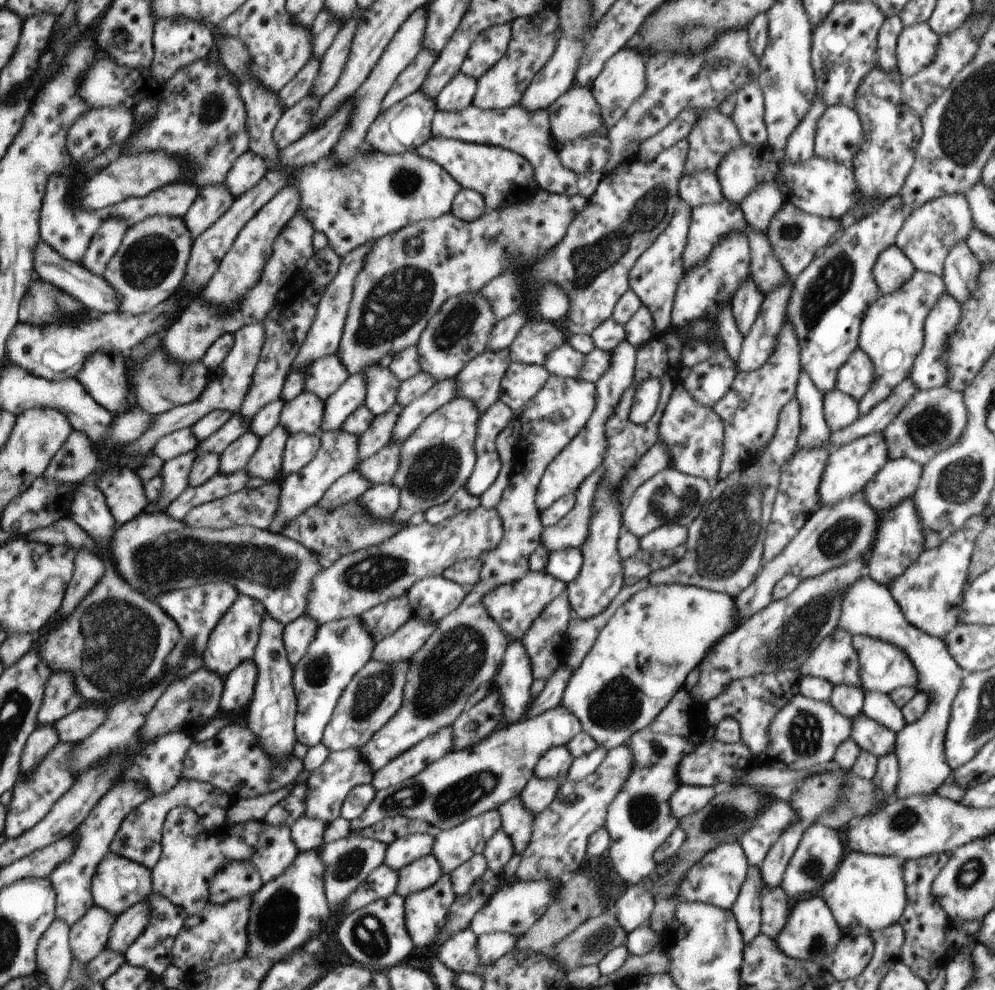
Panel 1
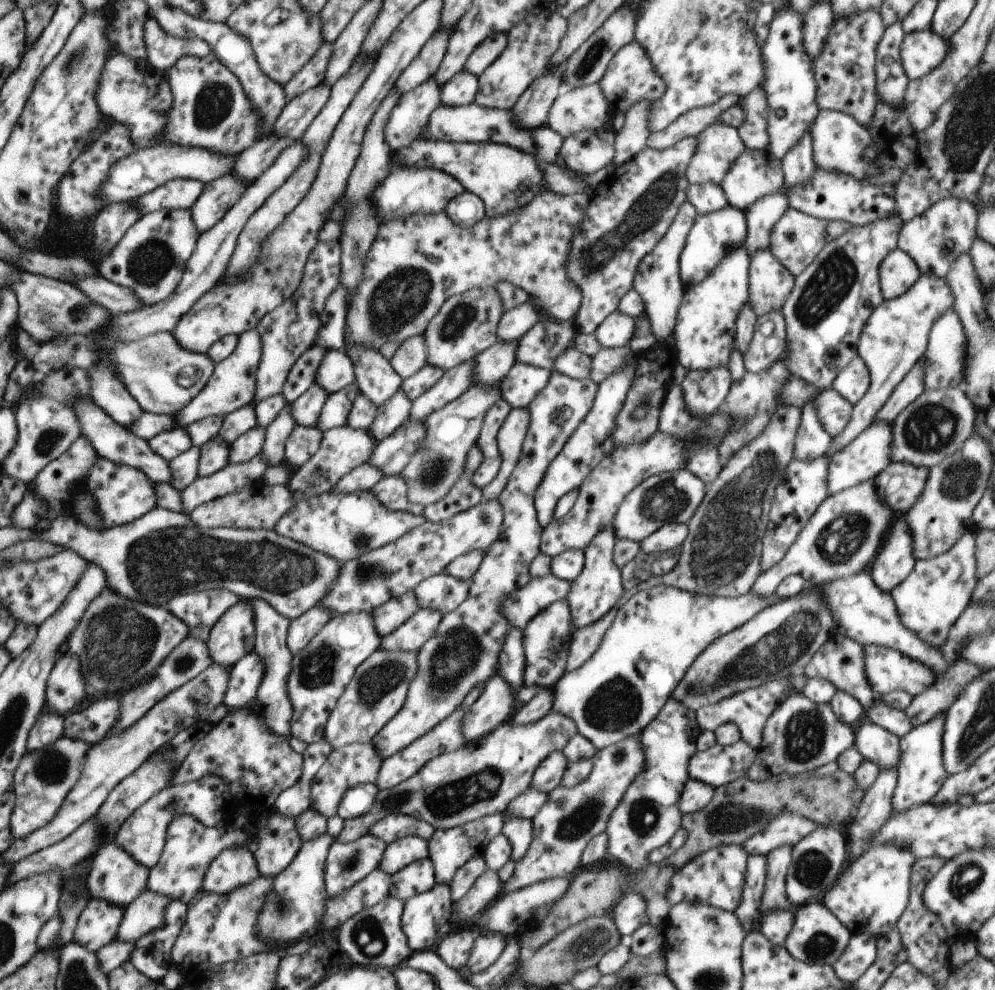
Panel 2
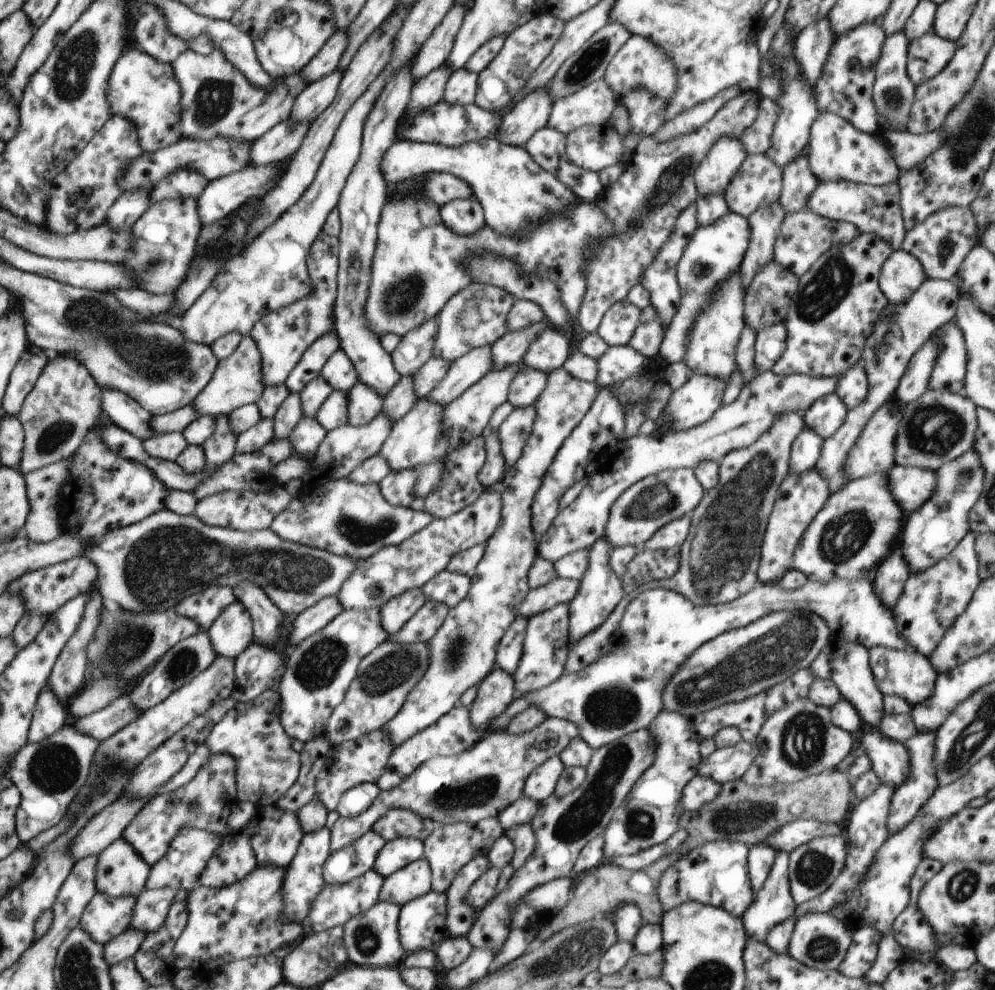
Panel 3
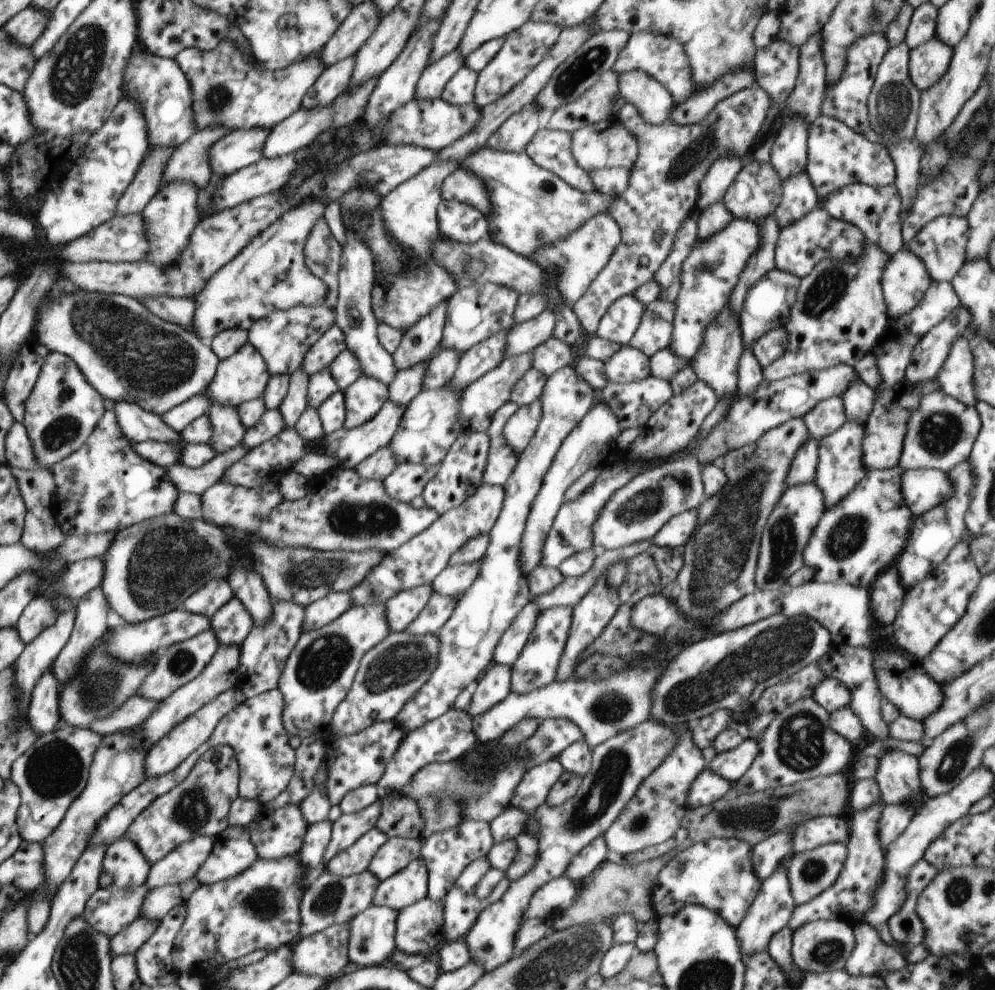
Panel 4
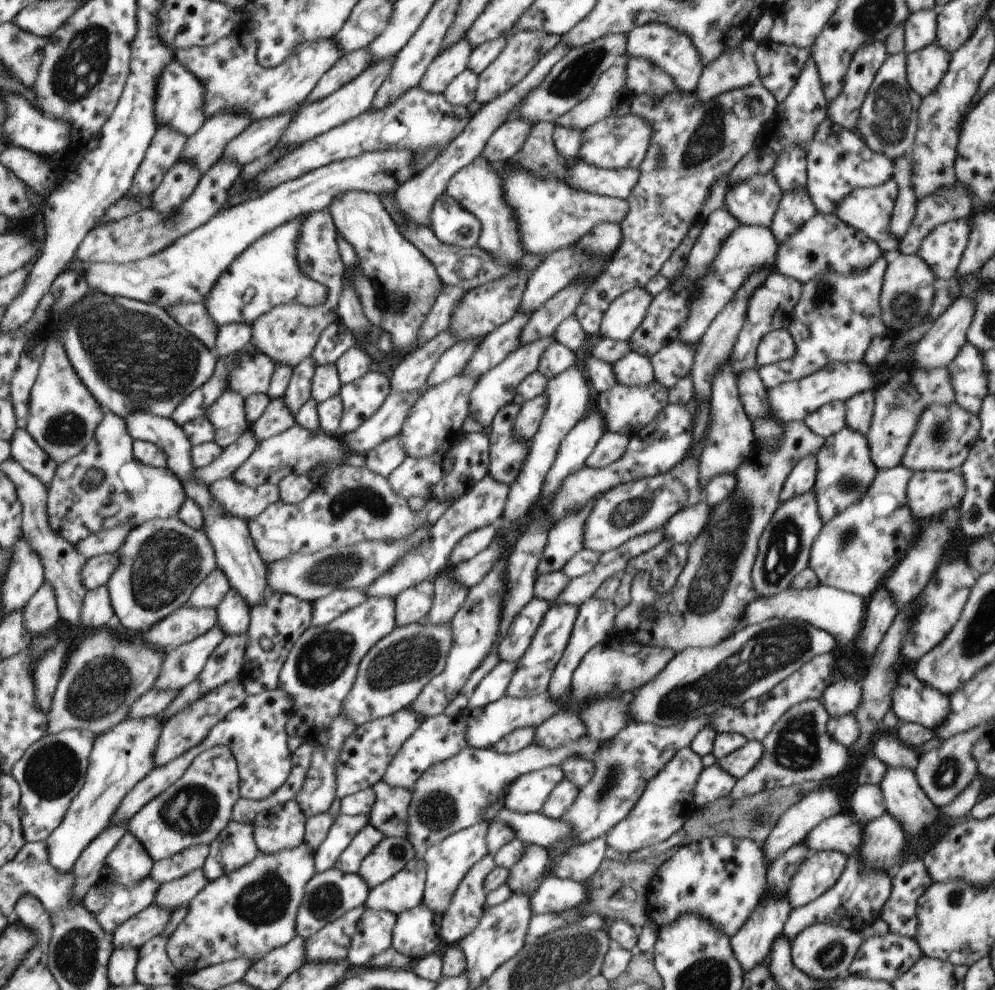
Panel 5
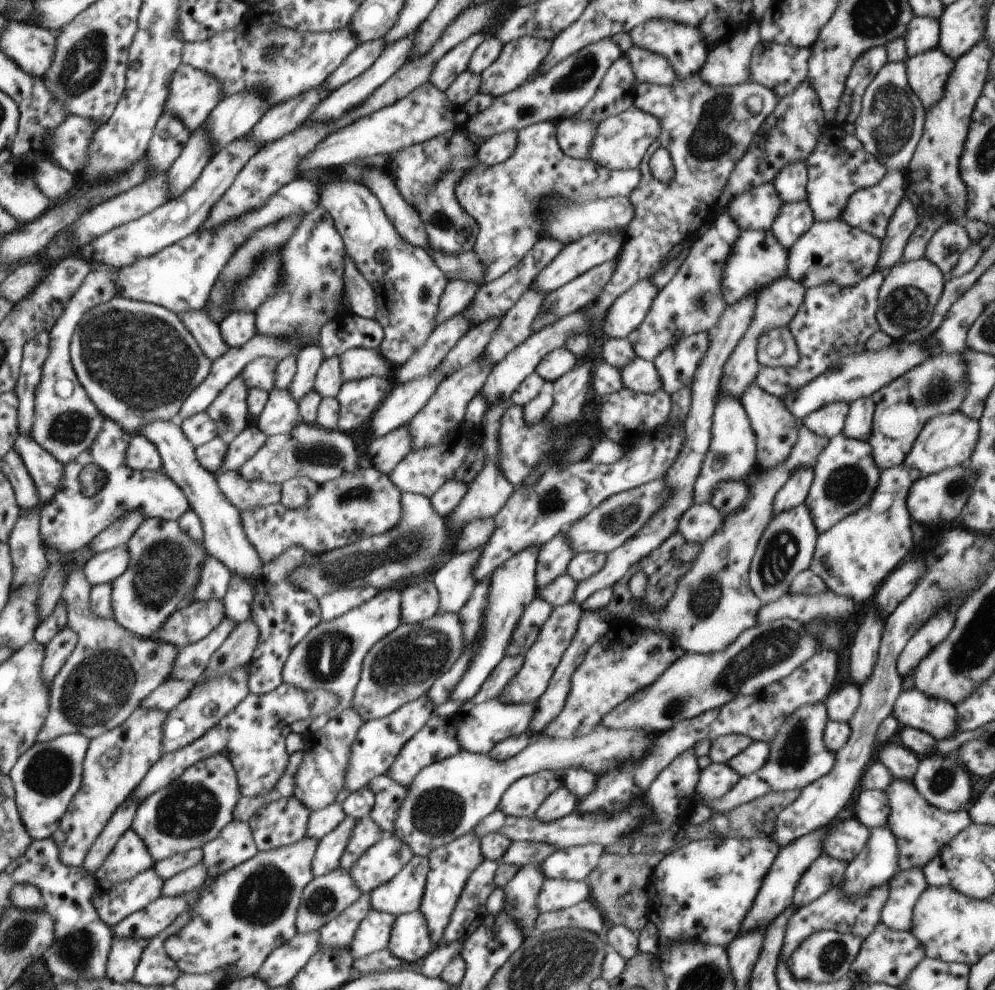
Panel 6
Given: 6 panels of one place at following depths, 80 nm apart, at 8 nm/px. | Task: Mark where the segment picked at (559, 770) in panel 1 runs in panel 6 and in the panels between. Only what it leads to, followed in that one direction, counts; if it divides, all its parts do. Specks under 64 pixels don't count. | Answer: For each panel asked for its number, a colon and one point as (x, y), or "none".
2: (548, 775)
3: (542, 782)
4: (534, 789)
5: (528, 793)
6: (522, 799)

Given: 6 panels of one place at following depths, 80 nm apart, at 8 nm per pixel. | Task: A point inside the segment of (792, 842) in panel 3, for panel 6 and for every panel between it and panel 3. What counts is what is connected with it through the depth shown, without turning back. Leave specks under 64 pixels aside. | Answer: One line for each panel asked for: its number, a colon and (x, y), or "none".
4: (821, 830)
5: (842, 833)
6: (845, 840)

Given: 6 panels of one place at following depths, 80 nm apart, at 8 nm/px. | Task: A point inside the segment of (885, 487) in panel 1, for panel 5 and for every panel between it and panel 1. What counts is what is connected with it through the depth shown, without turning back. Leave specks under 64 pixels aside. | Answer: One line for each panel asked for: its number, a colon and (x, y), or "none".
2: (900, 485)
3: (911, 486)
4: (922, 489)
5: (930, 493)

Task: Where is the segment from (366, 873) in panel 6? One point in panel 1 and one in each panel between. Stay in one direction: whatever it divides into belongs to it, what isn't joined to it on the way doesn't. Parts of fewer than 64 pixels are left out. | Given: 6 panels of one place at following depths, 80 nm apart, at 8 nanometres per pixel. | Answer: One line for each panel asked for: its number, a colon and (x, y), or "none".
1: (402, 851)
2: (400, 853)
3: (397, 854)
4: (396, 854)
5: (392, 854)

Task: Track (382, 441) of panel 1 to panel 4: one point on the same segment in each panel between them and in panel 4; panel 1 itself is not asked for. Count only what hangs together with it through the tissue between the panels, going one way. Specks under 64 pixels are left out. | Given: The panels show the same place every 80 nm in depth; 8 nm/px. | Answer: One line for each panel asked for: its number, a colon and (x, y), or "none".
2: (390, 415)
3: (399, 402)
4: (407, 384)

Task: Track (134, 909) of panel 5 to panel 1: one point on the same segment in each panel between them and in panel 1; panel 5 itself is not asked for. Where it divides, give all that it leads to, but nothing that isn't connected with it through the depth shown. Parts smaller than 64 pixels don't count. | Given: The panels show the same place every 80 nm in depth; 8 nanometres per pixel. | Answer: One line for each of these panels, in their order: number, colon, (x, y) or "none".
1: (89, 936)
2: (98, 925)
3: (106, 917)
4: (108, 912)

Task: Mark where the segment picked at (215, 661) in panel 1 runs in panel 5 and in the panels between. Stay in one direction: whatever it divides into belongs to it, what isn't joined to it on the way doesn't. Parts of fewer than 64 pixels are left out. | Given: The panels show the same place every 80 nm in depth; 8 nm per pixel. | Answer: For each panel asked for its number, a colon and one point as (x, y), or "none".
2: (233, 636)
3: (232, 633)
4: (231, 624)
5: (234, 616)

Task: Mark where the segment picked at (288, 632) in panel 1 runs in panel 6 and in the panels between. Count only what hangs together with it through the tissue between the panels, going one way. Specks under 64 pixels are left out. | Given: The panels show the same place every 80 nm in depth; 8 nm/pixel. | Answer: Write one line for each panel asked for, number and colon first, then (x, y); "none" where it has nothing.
2: (303, 629)
3: (312, 620)
4: (319, 614)
5: (325, 610)
6: (335, 603)

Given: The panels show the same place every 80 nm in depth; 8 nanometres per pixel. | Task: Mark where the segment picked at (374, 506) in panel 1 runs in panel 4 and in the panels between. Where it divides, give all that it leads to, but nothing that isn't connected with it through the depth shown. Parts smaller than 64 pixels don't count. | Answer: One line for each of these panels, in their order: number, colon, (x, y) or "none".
2: (392, 491)
3: (397, 488)
4: (408, 480)

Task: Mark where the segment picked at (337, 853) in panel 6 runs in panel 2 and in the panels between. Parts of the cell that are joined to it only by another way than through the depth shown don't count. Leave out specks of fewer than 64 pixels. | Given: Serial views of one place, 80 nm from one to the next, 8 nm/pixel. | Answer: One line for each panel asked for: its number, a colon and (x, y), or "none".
2: (482, 778)
3: (481, 782)
4: (348, 828)
5: (345, 827)

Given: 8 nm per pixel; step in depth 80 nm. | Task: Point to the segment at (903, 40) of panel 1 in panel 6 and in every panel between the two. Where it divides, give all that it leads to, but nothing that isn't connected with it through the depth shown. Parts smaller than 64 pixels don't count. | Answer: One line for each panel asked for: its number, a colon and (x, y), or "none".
2: (921, 51)
3: (928, 55)
4: (928, 63)
5: (925, 68)
6: (927, 73)

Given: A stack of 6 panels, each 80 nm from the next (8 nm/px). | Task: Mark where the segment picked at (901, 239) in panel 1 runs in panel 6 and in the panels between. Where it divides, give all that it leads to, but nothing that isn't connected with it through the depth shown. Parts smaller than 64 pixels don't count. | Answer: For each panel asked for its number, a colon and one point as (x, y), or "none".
2: (935, 239)
3: (941, 243)
4: (941, 245)
5: (942, 250)
6: (944, 249)

